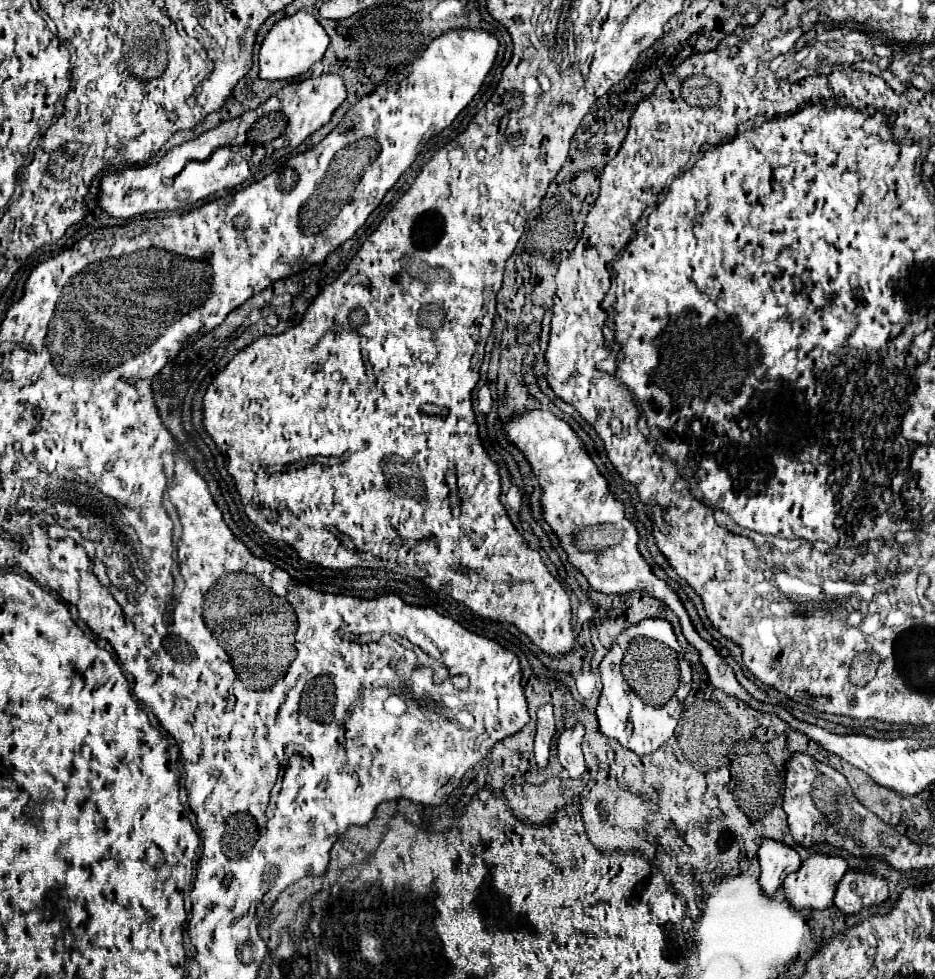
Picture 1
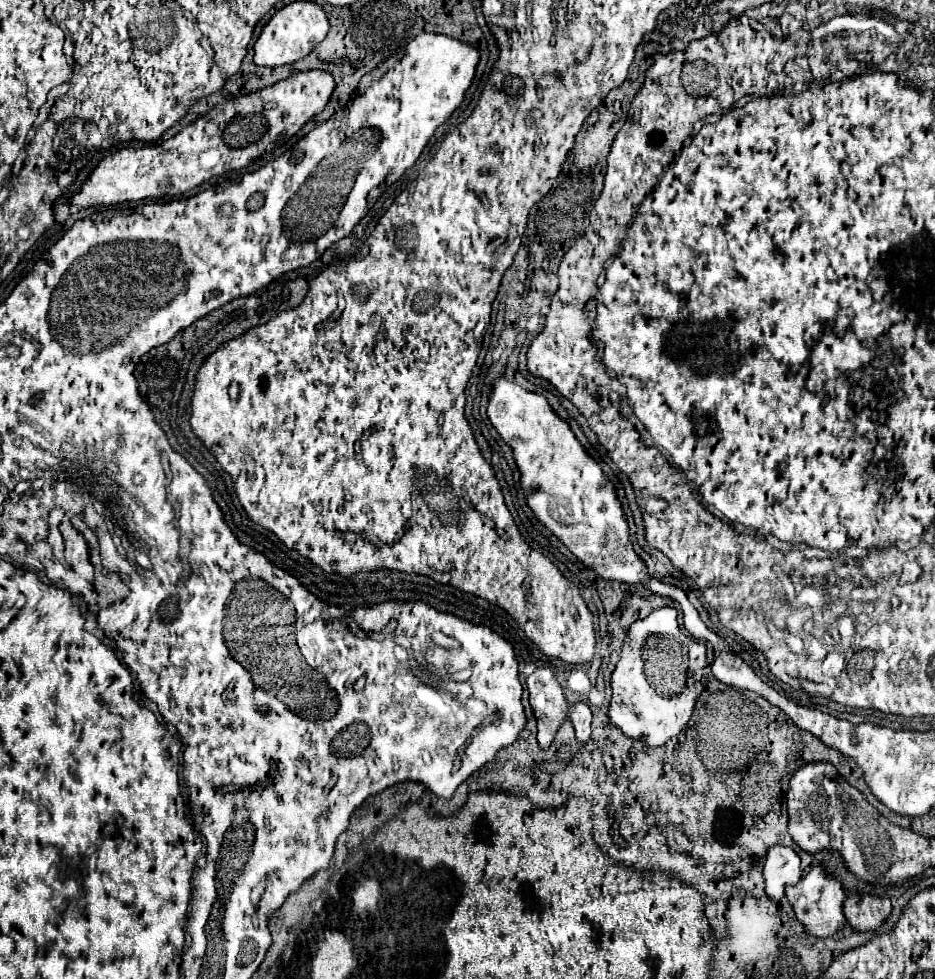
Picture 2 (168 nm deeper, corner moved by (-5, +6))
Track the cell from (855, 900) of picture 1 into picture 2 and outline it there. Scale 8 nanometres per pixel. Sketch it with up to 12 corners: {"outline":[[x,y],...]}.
{"outline":[[849,892],[843,904],[855,930],[875,930],[891,912],[889,896]]}

